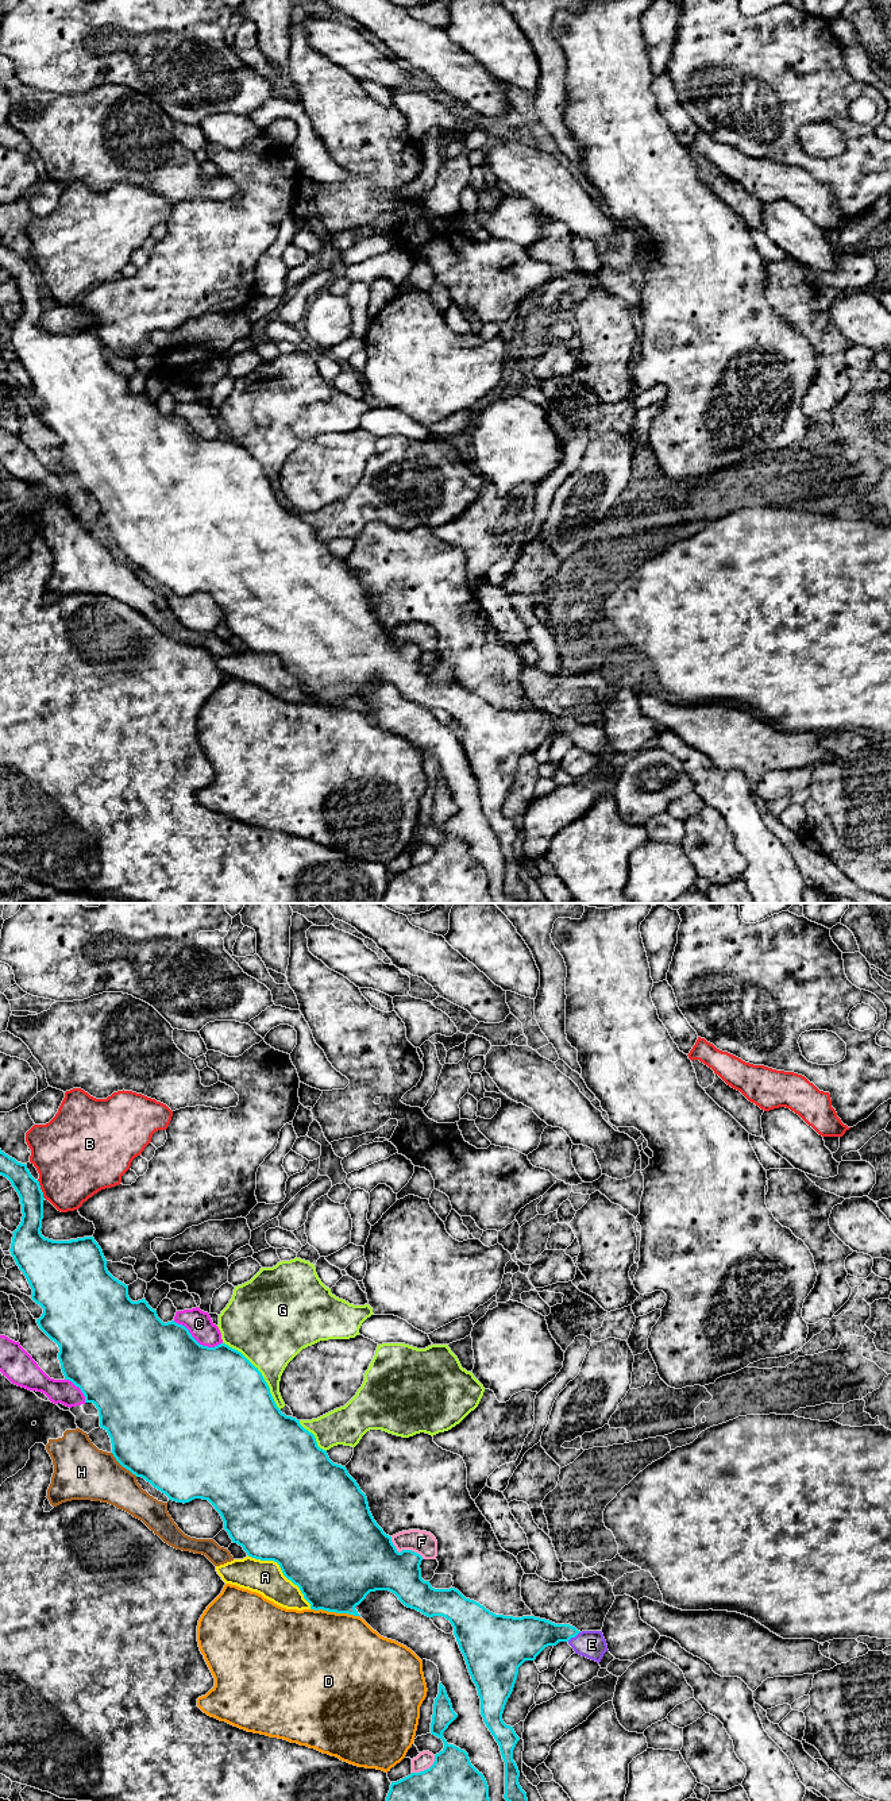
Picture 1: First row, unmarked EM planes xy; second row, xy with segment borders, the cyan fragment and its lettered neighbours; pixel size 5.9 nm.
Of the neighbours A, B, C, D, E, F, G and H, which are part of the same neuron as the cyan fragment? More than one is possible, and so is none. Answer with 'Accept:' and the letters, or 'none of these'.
Accept: E

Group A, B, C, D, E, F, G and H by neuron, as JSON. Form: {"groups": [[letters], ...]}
{"groups": [["A"], ["B"], ["C"], ["D"], ["E"], ["F"], ["G"], ["H"]]}

